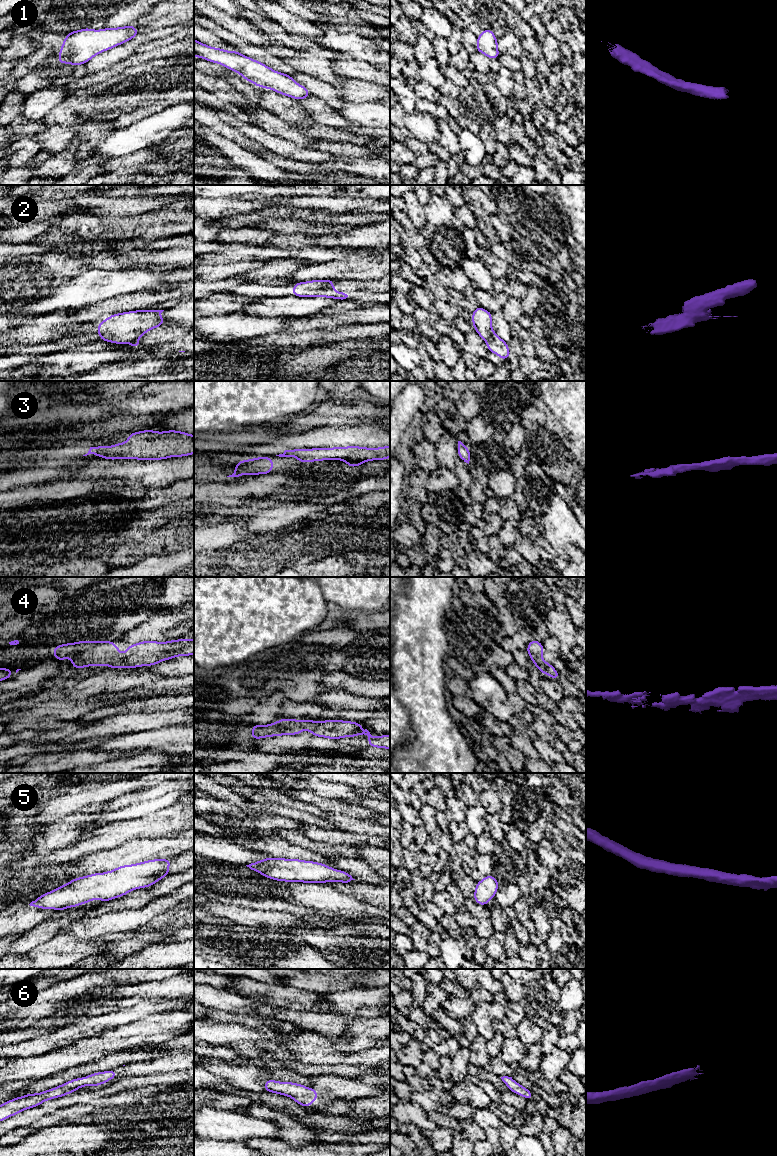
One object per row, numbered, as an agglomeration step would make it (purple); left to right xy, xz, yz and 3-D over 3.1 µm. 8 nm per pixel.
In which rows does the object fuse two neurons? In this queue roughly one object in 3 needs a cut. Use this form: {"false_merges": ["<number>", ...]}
{"false_merges": ["2"]}

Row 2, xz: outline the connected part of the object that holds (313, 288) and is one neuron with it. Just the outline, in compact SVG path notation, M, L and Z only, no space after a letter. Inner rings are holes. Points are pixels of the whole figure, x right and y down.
M311 280L293 283L293 292L290 295L296 297L316 297L321 295L332 281L335 280Z

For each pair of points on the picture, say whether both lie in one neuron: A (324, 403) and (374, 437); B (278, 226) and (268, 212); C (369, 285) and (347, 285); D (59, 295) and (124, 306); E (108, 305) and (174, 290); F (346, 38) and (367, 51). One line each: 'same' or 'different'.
A: different
B: different
C: same
D: different
E: same
F: same

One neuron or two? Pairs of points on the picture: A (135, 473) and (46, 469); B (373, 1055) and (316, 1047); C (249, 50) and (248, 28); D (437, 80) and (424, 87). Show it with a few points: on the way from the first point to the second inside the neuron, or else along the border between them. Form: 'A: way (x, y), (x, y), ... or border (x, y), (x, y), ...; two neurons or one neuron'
A: way (113, 471), (90, 471), (82, 474), (68, 474); one neuron
B: way (359, 1058), (330, 1056); one neuron
C: way (246, 45), (248, 33); one neuron
D: border (420, 79), (437, 89); two neurons

